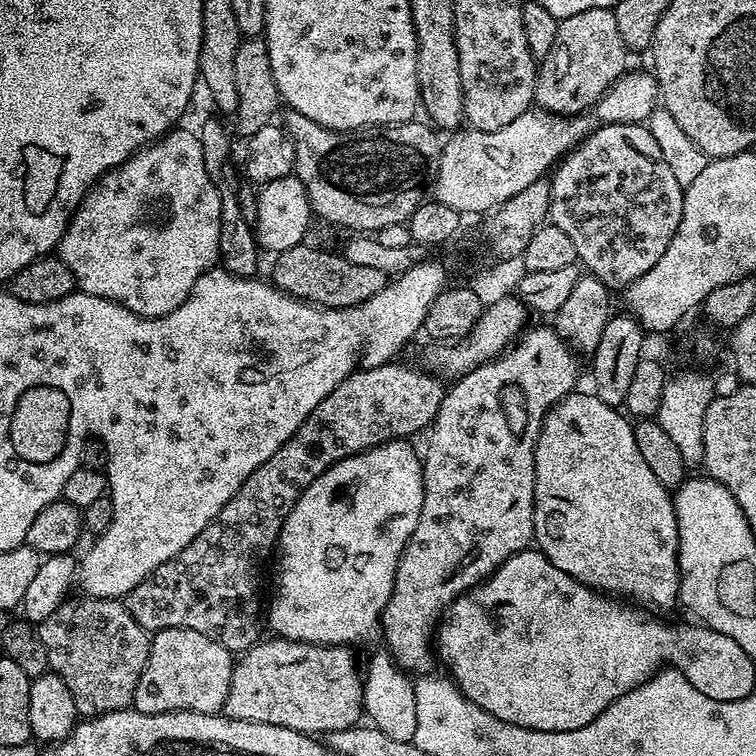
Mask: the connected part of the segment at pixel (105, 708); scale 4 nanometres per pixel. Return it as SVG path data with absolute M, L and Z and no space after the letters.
M90 594L80 595L84 596L78 597L77 600L65 598L58 610L54 610L50 618L38 625L42 646L46 646L48 667L64 679L70 694L74 694L77 717L91 718L111 712L123 712L131 705L140 672L146 666L149 633L145 632L142 626L138 626L138 622L134 622L128 612L127 603L110 598L94 598Z

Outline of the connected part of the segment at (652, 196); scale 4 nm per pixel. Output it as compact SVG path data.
M602 124L595 128L559 161L551 173L550 183L552 189L550 190L548 220L554 226L558 226L558 230L564 231L570 237L570 242L574 242L577 261L610 290L616 290L616 288L623 290L638 278L642 278L642 274L646 274L646 270L650 270L650 266L654 266L654 262L658 262L658 258L666 254L666 246L670 246L670 238L674 238L674 230L678 230L678 222L682 222L684 188L678 182L678 178L674 178L670 166L666 163L666 157L662 155L662 149L658 147L658 142L654 142L654 134L650 134L650 130L644 124Z

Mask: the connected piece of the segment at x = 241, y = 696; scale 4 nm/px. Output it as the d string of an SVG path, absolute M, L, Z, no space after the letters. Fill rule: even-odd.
M271 639L257 642L233 663L223 715L232 720L286 726L309 734L346 730L361 723L364 681L361 669L356 669L351 647Z

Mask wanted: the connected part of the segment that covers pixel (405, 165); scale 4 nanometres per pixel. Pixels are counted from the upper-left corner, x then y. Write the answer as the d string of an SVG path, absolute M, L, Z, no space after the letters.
M288 108L285 113L282 127L294 146L294 175L302 182L313 213L319 219L321 216L332 224L353 228L351 231L356 234L376 234L386 226L407 225L414 210L418 210L425 199L425 189L423 192L420 187L424 183L425 187L435 177L440 161L441 141L436 141L437 133L427 123L409 122L371 130L335 132L326 126L318 126L318 122L306 118L306 114L298 114L293 108Z

